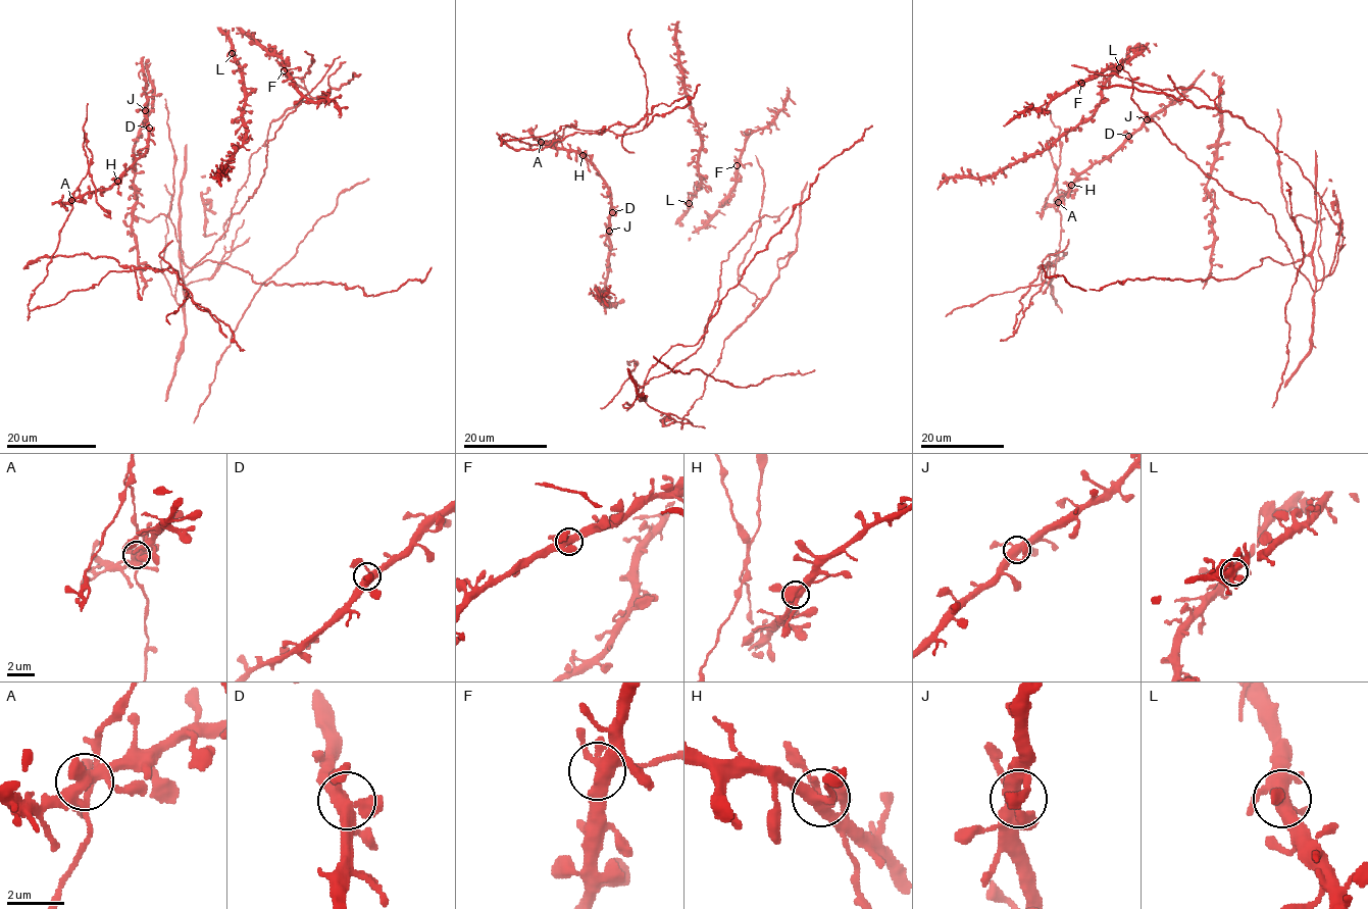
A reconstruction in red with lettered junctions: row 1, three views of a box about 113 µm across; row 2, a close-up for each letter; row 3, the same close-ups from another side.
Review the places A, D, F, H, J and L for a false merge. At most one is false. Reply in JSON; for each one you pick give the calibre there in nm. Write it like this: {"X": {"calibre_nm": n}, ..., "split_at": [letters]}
{"A": {"calibre_nm": 460}, "split_at": ["A"]}

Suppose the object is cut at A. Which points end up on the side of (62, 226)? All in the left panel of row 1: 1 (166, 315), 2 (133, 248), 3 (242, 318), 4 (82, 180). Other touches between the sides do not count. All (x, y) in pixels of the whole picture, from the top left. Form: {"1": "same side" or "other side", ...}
{"1": "same side", "2": "other side", "3": "other side", "4": "same side"}

